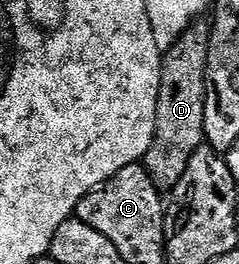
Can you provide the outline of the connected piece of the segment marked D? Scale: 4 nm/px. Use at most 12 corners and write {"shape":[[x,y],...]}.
{"shape":[[211,24],[166,48],[145,166],[160,192],[204,146]]}

